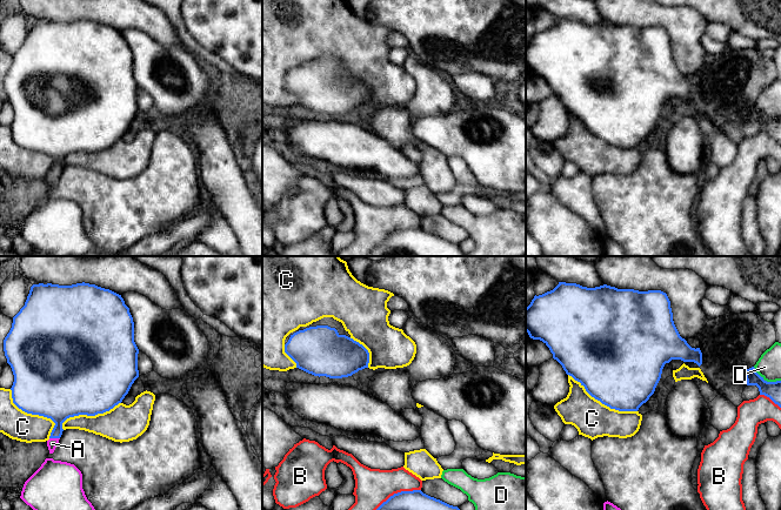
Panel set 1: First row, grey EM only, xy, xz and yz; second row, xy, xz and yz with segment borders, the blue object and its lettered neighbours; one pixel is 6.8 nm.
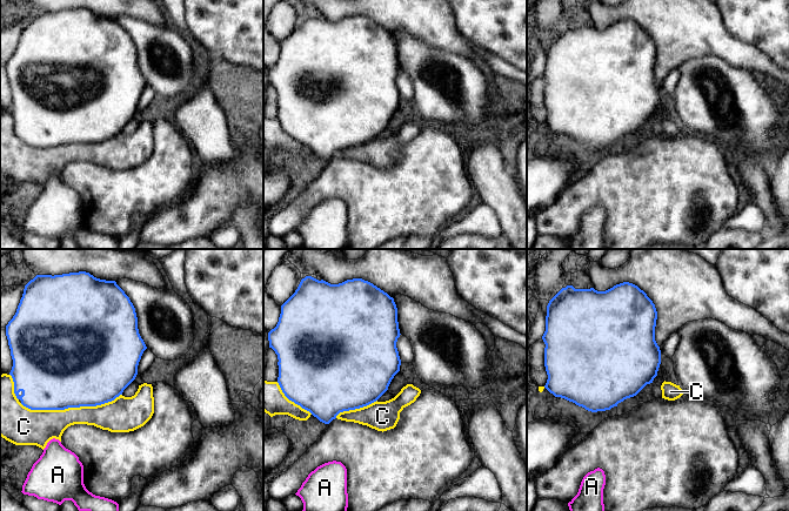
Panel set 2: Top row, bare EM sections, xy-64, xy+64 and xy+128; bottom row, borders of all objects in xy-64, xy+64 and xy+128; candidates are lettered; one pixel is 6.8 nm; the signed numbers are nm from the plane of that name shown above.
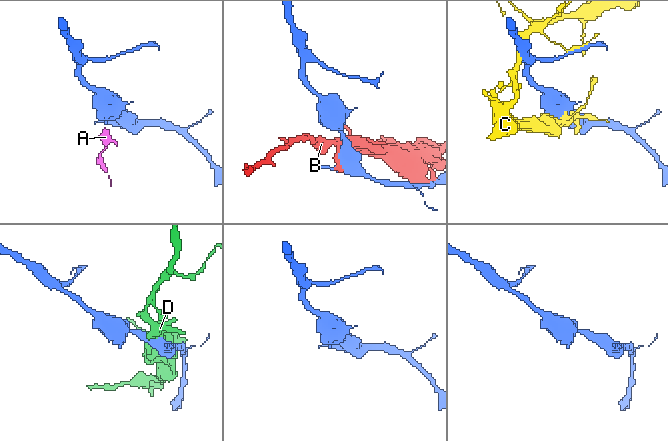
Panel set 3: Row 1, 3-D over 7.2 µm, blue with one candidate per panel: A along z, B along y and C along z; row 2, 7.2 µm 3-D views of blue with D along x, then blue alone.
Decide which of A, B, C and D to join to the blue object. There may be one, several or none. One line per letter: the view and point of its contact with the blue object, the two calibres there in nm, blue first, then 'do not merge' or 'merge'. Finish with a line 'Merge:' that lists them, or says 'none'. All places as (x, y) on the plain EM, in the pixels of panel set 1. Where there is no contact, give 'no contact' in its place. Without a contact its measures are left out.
A: xy (54, 174) | 260/70 nm | merge
B: xz (394, 230) | 380/260 nm | do not merge
C: yz (602, 140) | 500/260 nm | do not merge
D: yz (766, 118) | 110/160 nm | do not merge
Merge: A

